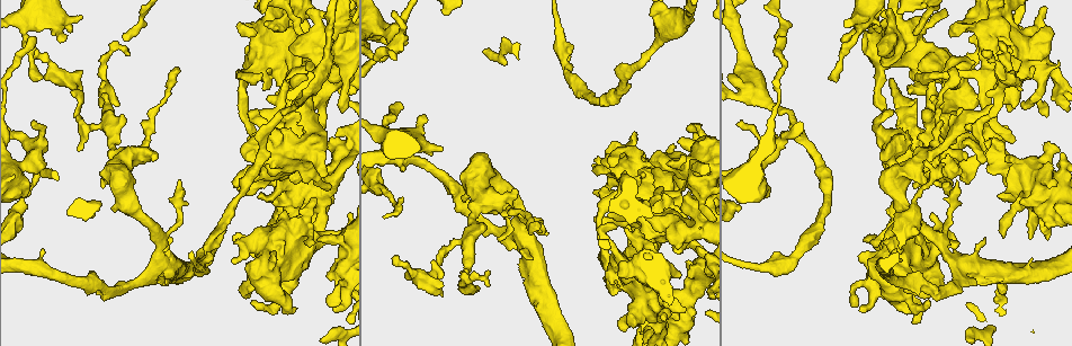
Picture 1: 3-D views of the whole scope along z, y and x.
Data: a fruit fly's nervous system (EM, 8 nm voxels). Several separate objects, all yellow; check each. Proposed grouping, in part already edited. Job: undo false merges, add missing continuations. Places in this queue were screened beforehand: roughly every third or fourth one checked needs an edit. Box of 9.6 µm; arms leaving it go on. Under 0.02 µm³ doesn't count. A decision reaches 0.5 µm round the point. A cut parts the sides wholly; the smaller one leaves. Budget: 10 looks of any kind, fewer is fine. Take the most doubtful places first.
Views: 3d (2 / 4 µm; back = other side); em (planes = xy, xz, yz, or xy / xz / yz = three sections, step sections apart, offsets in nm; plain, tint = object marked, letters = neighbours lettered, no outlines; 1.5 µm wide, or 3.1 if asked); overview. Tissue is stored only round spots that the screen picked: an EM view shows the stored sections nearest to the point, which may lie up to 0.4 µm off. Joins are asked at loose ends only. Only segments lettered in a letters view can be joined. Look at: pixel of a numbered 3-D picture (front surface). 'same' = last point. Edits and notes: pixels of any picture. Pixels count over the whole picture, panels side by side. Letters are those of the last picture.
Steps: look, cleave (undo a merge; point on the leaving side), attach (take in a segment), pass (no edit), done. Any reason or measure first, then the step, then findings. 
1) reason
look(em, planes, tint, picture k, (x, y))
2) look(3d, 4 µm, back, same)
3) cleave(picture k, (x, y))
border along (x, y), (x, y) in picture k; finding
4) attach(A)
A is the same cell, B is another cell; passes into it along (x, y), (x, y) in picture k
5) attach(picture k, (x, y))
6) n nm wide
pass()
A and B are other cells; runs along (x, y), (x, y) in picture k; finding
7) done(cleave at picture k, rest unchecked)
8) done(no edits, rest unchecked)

free end
look(3d, 2 µm, picture 1, (31, 37))

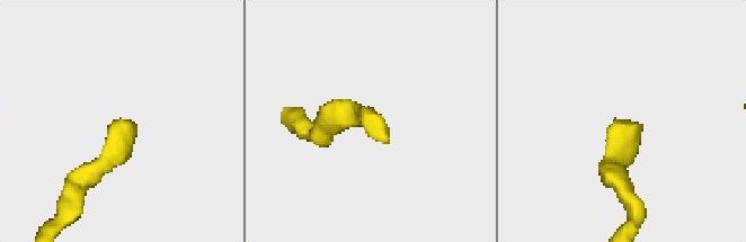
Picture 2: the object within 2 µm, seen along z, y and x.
look(em, xy, step 4, plain, picture 2, (124, 124))

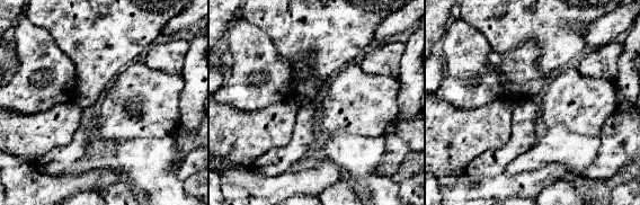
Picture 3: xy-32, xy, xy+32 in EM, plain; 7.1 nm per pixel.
look(em, xy, step 4, letters, same)

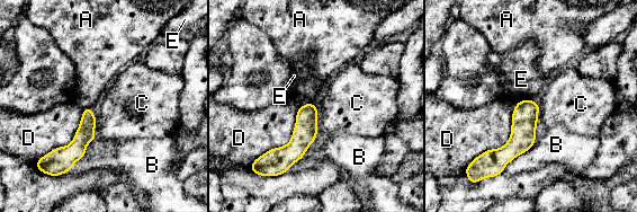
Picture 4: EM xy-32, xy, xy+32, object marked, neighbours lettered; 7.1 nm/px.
pass()
A, B, C, D and E are other cells; none of them fits

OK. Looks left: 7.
free end
look(3d, 4 µm, back, picture 1, (910, 92))

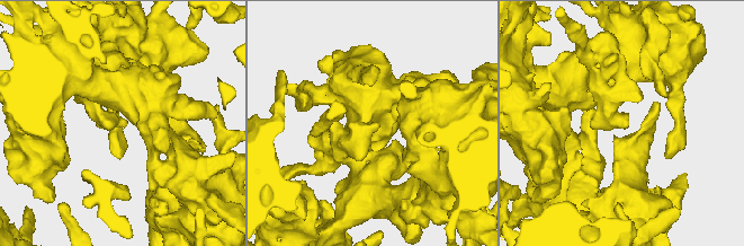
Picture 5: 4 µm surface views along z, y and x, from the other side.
need the tissue
look(em, xz, step 8, tint, picture 5, (627, 122))

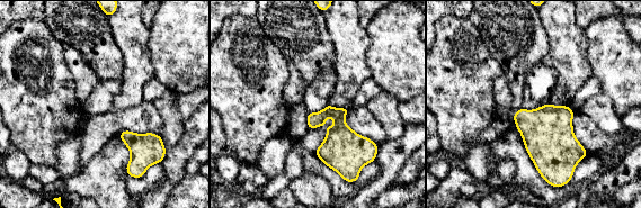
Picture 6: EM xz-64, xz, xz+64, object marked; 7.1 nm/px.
another direction
look(em, yz, step 8, letters, same)

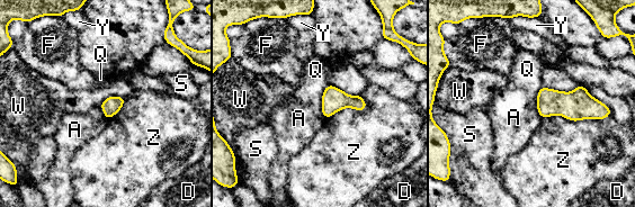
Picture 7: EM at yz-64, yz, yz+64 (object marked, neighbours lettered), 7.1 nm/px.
pass()
A, D, F, Q, S, W, Y and Z are other cells; border along (537, 90), (537, 113), (542, 117) in picture 7; no lettered segment goes on from it

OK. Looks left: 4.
sudden change in width
look(em, planes, plain, picture 1, (266, 257))

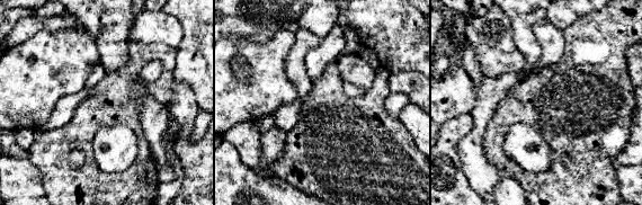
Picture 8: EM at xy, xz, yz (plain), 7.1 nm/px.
look(em, planes, tint, same)

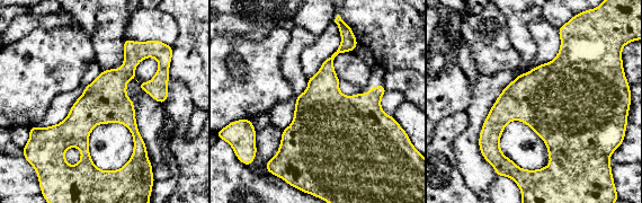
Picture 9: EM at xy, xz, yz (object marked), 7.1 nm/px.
look(em, planes, letters, same)

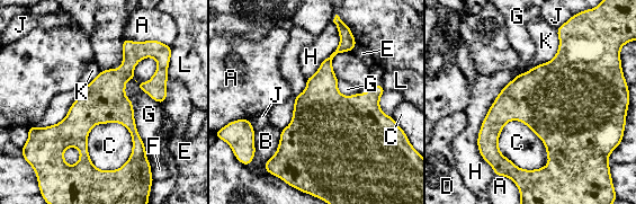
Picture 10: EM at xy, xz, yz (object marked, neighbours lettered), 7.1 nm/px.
320 nm wide
pass()
A, B, C, D, E, F, G, H, J, K and L are other cells; border along (115, 121), (132, 152), (104, 171) in picture 10; one cell here

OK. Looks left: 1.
abrupt turn
look(em, planes, letters, picture 1, (18, 169))

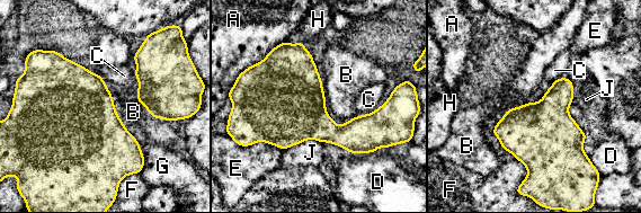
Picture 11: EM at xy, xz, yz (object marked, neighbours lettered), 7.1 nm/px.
360 nm wide; A touches over 320 nm
pass()
A, B, C, D, E, F, G, H and J are other cells; continuous, no second cell

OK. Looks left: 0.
done(no edits, rest unchecked)

